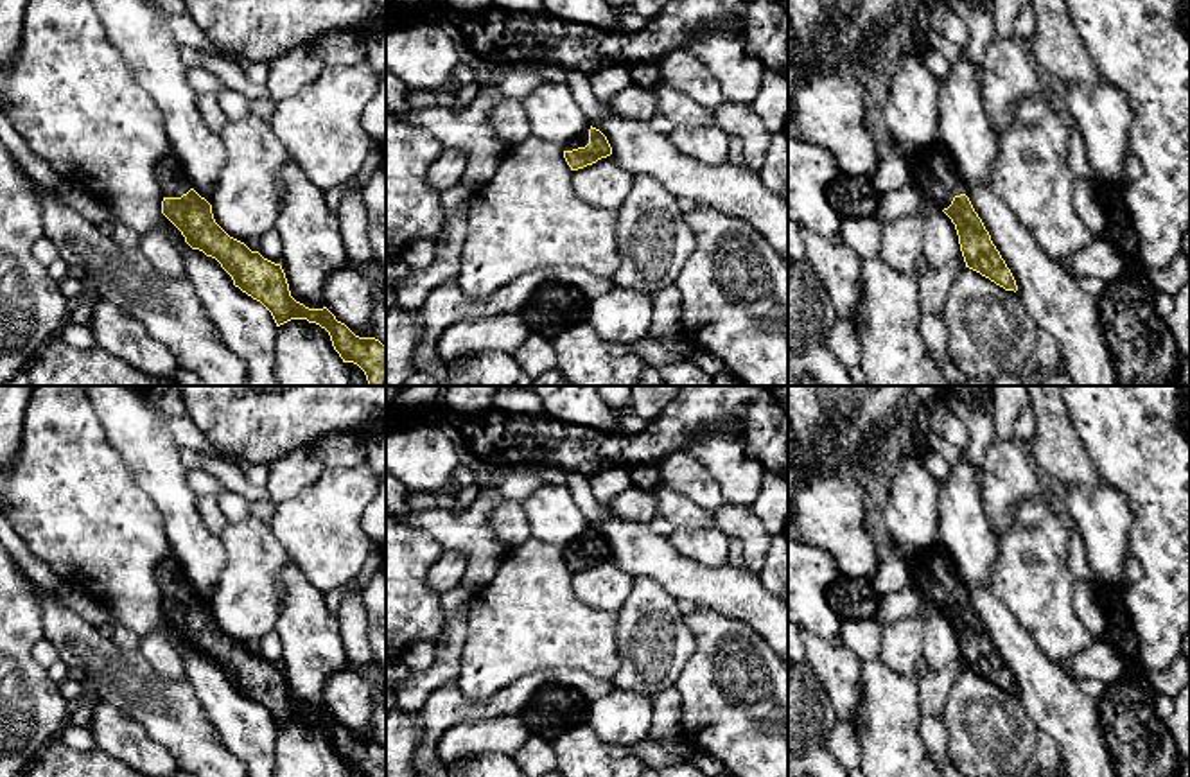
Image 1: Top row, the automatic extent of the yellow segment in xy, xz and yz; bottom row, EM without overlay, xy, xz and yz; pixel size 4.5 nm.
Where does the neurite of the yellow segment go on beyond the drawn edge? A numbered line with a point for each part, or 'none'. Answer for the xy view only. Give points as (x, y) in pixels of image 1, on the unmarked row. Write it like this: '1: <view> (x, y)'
1: xy (171, 580)

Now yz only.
1: yz (934, 573)

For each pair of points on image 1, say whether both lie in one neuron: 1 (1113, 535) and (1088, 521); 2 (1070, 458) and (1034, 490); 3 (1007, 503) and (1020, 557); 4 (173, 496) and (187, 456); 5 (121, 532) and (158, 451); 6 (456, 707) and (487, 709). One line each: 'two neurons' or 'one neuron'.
1: one neuron
2: two neurons
3: two neurons
4: two neurons
5: two neurons
6: one neuron

